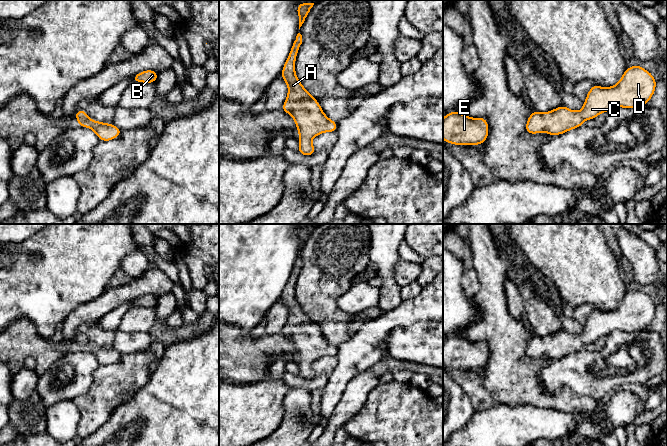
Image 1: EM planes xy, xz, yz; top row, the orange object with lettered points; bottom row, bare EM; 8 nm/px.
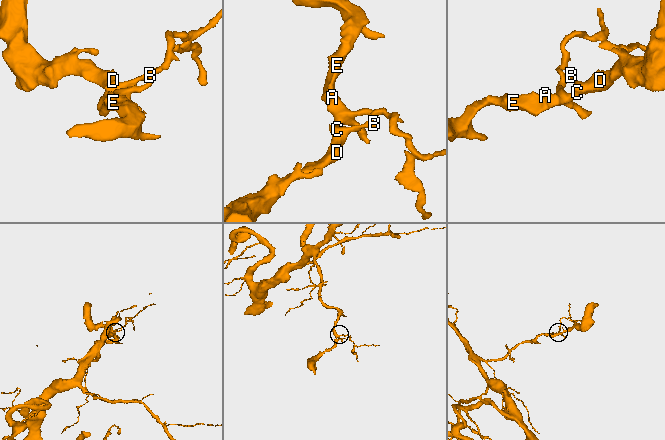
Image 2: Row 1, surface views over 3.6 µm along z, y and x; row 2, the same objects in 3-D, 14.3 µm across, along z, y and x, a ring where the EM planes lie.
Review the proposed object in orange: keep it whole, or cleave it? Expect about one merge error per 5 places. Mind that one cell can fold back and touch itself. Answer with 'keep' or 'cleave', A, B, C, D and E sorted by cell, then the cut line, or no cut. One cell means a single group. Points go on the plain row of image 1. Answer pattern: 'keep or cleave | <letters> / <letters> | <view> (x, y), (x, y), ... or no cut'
keep | A B C D E | no cut

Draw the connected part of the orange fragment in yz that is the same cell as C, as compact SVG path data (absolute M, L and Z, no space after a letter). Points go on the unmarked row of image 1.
M634 288L625 294L616 309L608 312L593 309L580 336L564 329L546 337L534 334L525 355L529 358L547 356L551 360L560 359L581 351L584 344L595 343L614 331L644 331L653 320L656 307L650 296Z

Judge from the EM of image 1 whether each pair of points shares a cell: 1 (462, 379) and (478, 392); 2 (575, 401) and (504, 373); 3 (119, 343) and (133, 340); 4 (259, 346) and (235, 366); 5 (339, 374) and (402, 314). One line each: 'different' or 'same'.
1: same
2: same
3: same
4: same
5: same

